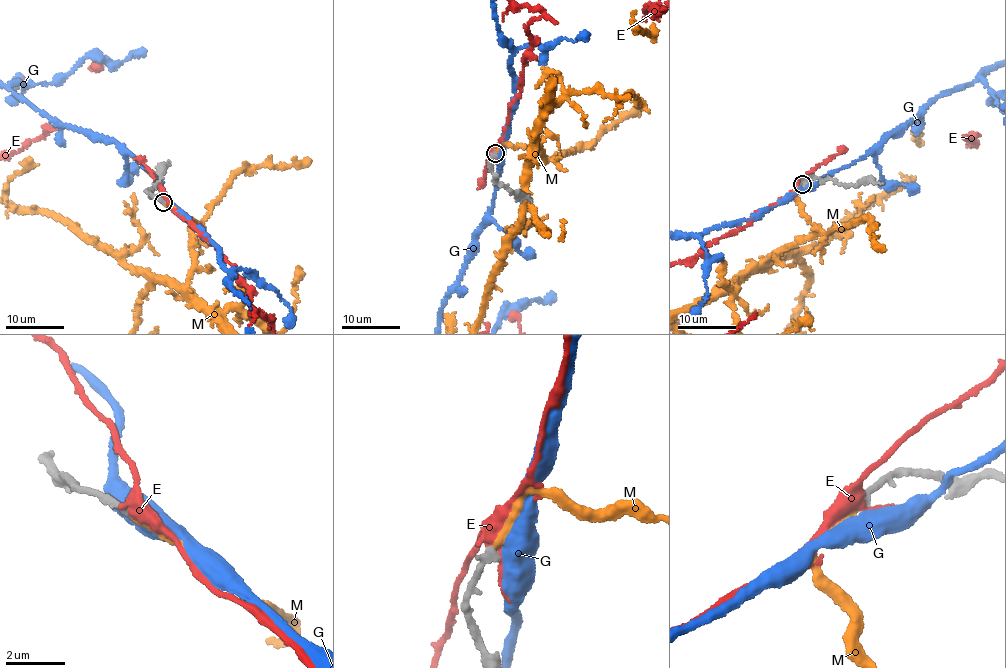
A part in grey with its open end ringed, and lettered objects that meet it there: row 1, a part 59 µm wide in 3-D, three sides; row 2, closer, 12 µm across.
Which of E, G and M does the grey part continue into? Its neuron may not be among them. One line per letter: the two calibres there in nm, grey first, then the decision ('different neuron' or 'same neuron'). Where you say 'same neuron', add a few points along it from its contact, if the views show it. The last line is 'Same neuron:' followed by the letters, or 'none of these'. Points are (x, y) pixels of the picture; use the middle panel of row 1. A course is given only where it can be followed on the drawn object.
E: 280 nm thick on the grey side, 340 nm on the other; different neuron
G: 280 nm thick on the grey side, 550 nm on the other; different neuron
M: 260 nm thick on the grey side, 240 nm on the other; same neuron
Same neuron: M

